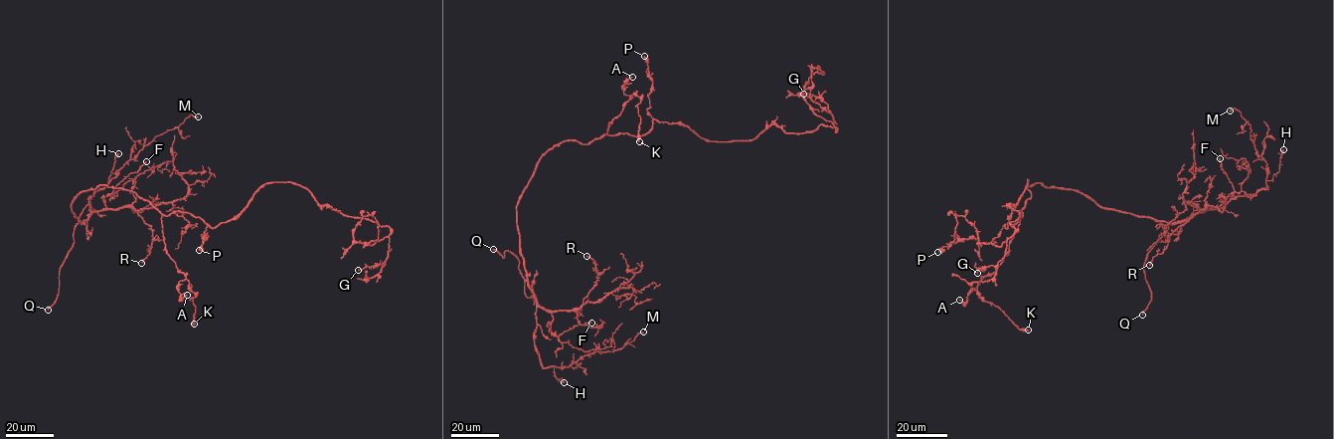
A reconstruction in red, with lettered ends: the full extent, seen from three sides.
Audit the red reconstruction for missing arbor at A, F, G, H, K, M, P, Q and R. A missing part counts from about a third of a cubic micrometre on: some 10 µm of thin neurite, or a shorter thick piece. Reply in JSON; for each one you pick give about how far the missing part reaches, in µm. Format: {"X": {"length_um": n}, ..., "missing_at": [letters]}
{"F": {"length_um": 15}, "G": {"length_um": 8}, "Q": {"length_um": 20}, "R": {"length_um": 10}, "missing_at": ["F", "G", "Q", "R"]}

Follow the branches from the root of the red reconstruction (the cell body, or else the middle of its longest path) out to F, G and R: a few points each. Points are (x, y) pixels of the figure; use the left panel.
F: (155, 208), (130, 191), (99, 185), (82, 191), (72, 210), (81, 222), (104, 210), (104, 198), (146, 161)
G: (155, 208), (214, 227), (265, 183), (294, 182), (320, 205), (390, 229), (388, 258), (358, 270)
R: (155, 208), (102, 185), (72, 205), (81, 222), (102, 209), (136, 209), (153, 236), (141, 263)

